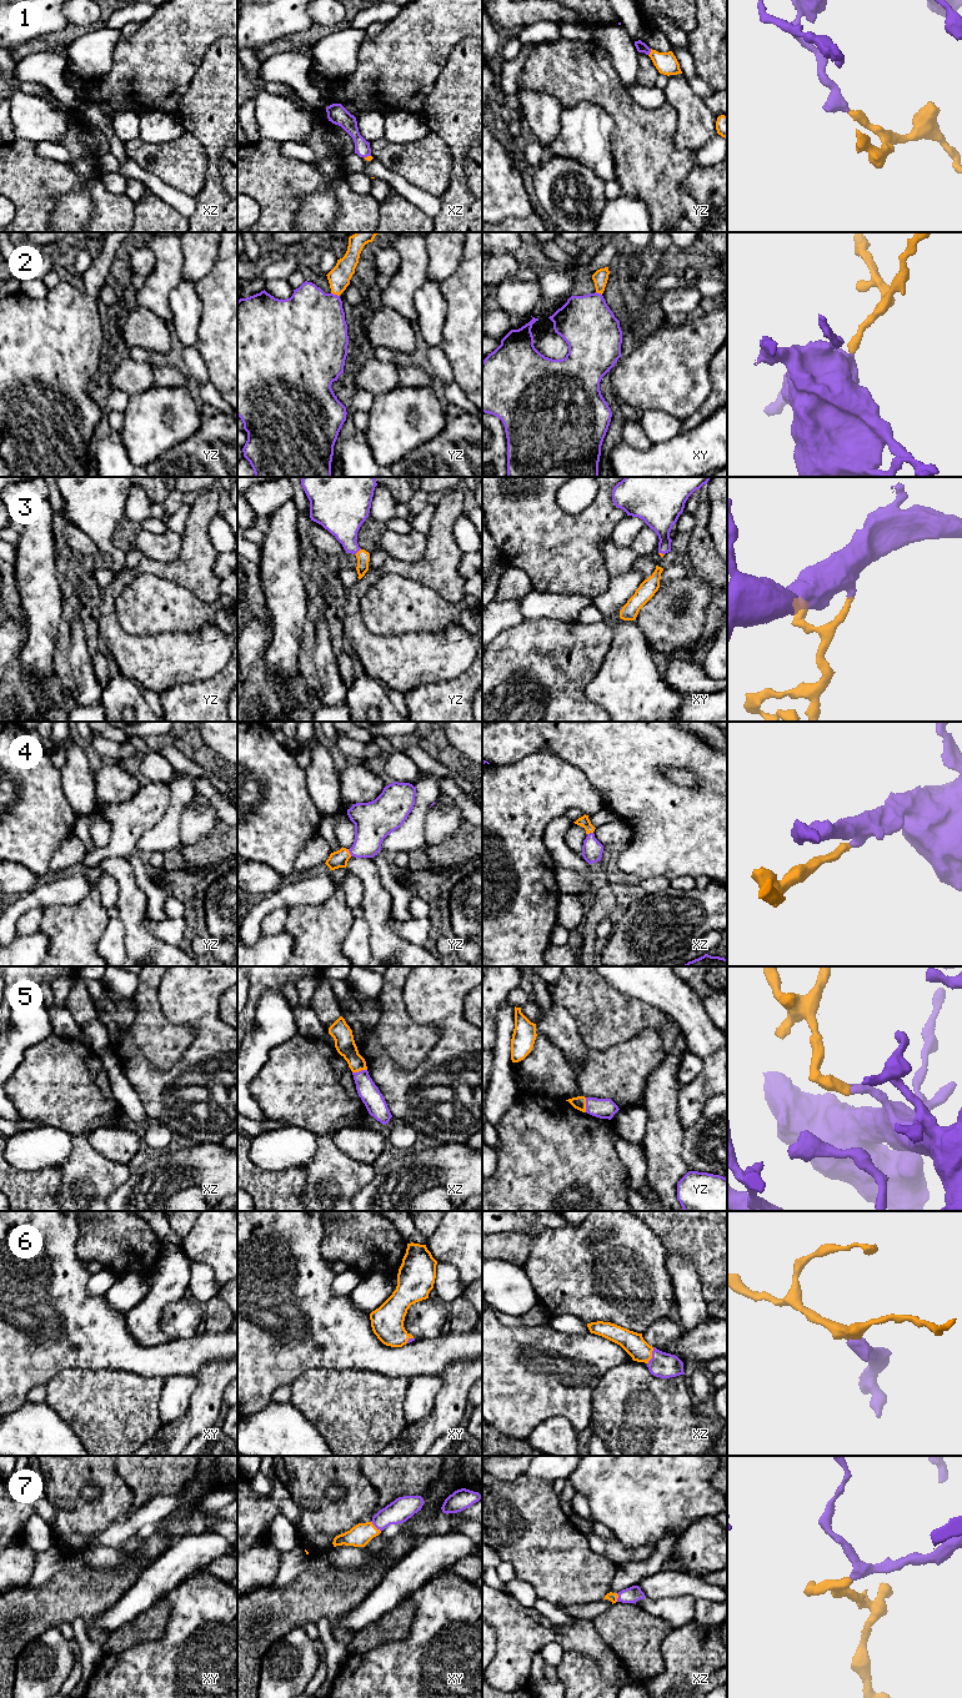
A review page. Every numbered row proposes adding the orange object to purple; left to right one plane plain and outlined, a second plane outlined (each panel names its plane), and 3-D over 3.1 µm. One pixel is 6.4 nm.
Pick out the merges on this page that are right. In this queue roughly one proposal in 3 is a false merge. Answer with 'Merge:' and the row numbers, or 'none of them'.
Merge: 1, 2, 3, 4, 5, 6, 7

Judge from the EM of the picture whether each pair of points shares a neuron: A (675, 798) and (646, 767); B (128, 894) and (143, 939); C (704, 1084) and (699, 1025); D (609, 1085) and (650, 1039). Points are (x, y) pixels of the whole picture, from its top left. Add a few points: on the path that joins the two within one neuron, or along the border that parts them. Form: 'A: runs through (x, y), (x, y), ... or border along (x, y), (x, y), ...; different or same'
A: runs through (667, 790), (651, 774); same
B: runs through (133, 905), (134, 928); same
C: border along (714, 1053), (704, 1061); different
D: runs through (620, 1074), (644, 1050); same

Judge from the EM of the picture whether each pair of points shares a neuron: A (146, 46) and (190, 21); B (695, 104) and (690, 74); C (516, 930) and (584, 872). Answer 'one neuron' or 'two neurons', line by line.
A: one neuron
B: two neurons
C: two neurons

